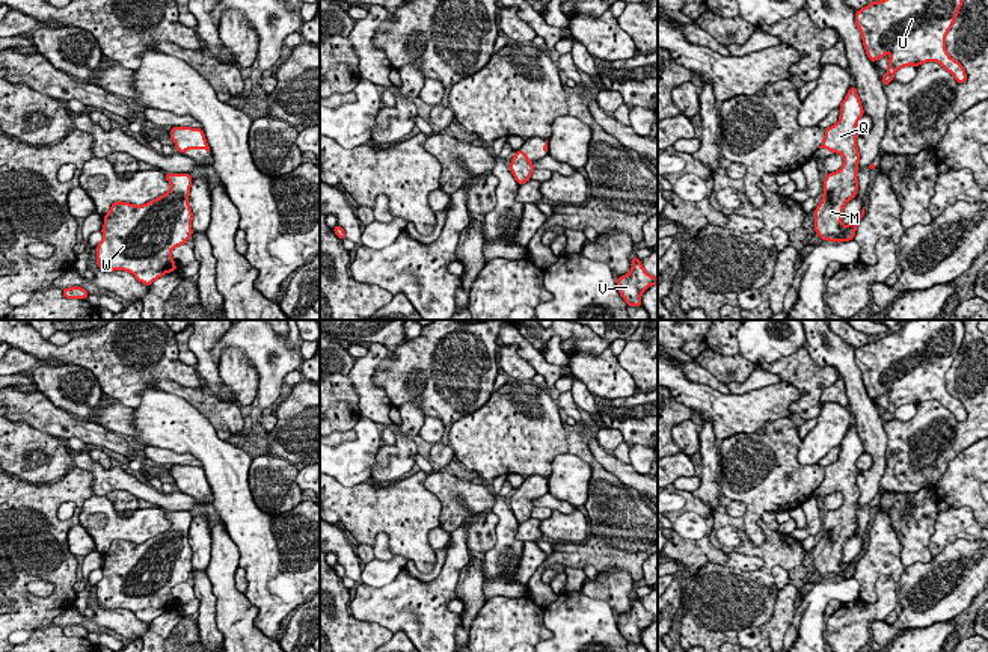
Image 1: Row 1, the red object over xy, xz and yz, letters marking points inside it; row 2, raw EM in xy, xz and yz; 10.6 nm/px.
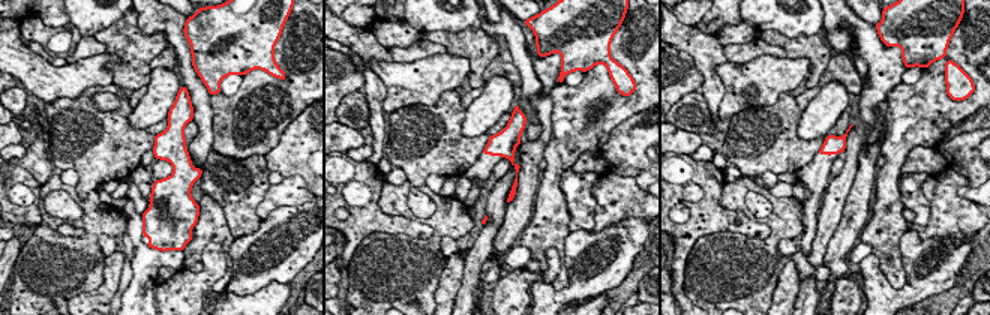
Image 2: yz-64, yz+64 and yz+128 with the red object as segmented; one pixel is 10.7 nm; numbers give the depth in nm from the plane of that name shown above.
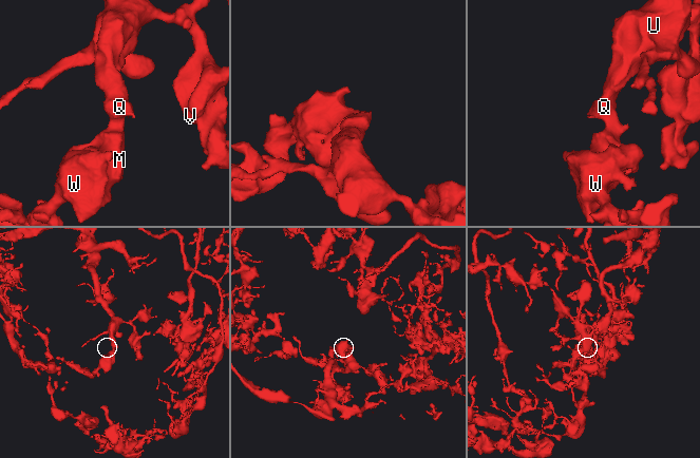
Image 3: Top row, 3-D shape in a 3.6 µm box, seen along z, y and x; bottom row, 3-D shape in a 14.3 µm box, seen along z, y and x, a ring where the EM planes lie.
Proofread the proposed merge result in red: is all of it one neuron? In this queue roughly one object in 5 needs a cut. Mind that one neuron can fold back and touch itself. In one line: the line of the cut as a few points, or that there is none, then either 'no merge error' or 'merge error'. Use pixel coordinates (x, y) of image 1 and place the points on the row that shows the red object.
cut none; no merge error

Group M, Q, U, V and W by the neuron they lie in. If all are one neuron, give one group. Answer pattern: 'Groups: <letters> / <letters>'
Groups: M Q U V W

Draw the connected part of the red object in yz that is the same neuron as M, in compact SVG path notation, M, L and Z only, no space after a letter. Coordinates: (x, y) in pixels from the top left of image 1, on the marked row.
M849 88L843 103L840 104L840 110L842 112L839 121L833 127L825 128L825 137L819 148L825 148L830 149L831 152L842 154L843 166L837 172L827 174L822 183L824 196L821 204L815 210L815 231L819 234L821 240L830 240L837 243L854 240L857 225L864 214L864 207L863 207L861 214L855 217L852 223L849 225L842 223L843 207L848 201L857 196L858 190L857 171L858 171L860 152L857 148L857 137L860 133L857 130L857 122L864 115L864 110L858 98L857 88Z

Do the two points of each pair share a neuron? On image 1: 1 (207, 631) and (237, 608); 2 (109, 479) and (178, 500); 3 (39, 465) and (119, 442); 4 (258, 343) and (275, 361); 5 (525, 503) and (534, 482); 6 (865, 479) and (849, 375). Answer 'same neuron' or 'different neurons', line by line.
1: different neurons
2: same neuron
3: different neurons
4: same neuron
5: same neuron
6: same neuron

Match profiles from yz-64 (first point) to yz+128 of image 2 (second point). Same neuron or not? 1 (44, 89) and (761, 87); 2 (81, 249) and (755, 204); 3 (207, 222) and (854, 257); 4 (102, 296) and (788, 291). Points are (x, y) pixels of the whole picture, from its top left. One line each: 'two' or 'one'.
1: one
2: two
3: two
4: one

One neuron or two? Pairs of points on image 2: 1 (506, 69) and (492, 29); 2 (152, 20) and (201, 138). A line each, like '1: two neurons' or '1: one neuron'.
1: two neurons
2: one neuron

